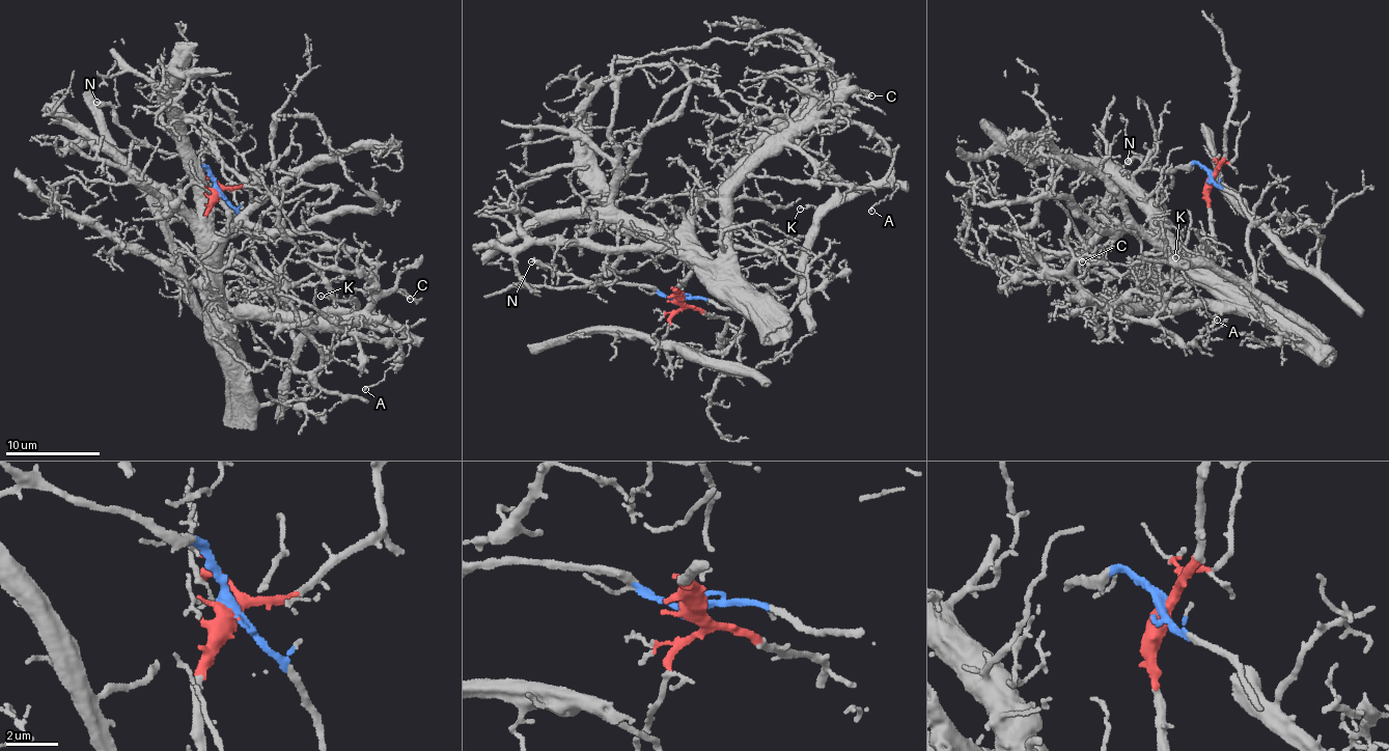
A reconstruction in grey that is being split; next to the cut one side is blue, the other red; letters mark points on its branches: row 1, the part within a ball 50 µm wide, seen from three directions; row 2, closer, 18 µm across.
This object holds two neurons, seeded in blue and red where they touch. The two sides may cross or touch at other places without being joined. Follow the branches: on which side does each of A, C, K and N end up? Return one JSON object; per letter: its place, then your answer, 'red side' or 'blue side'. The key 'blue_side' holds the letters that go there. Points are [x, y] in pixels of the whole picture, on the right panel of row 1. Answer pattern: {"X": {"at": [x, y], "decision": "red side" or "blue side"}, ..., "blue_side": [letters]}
{"A": {"at": [1217, 320], "decision": "blue side"}, "C": {"at": [1082, 261], "decision": "red side"}, "K": {"at": [1175, 257], "decision": "blue side"}, "N": {"at": [1128, 161], "decision": "blue side"}, "blue_side": ["A", "K", "N"]}

